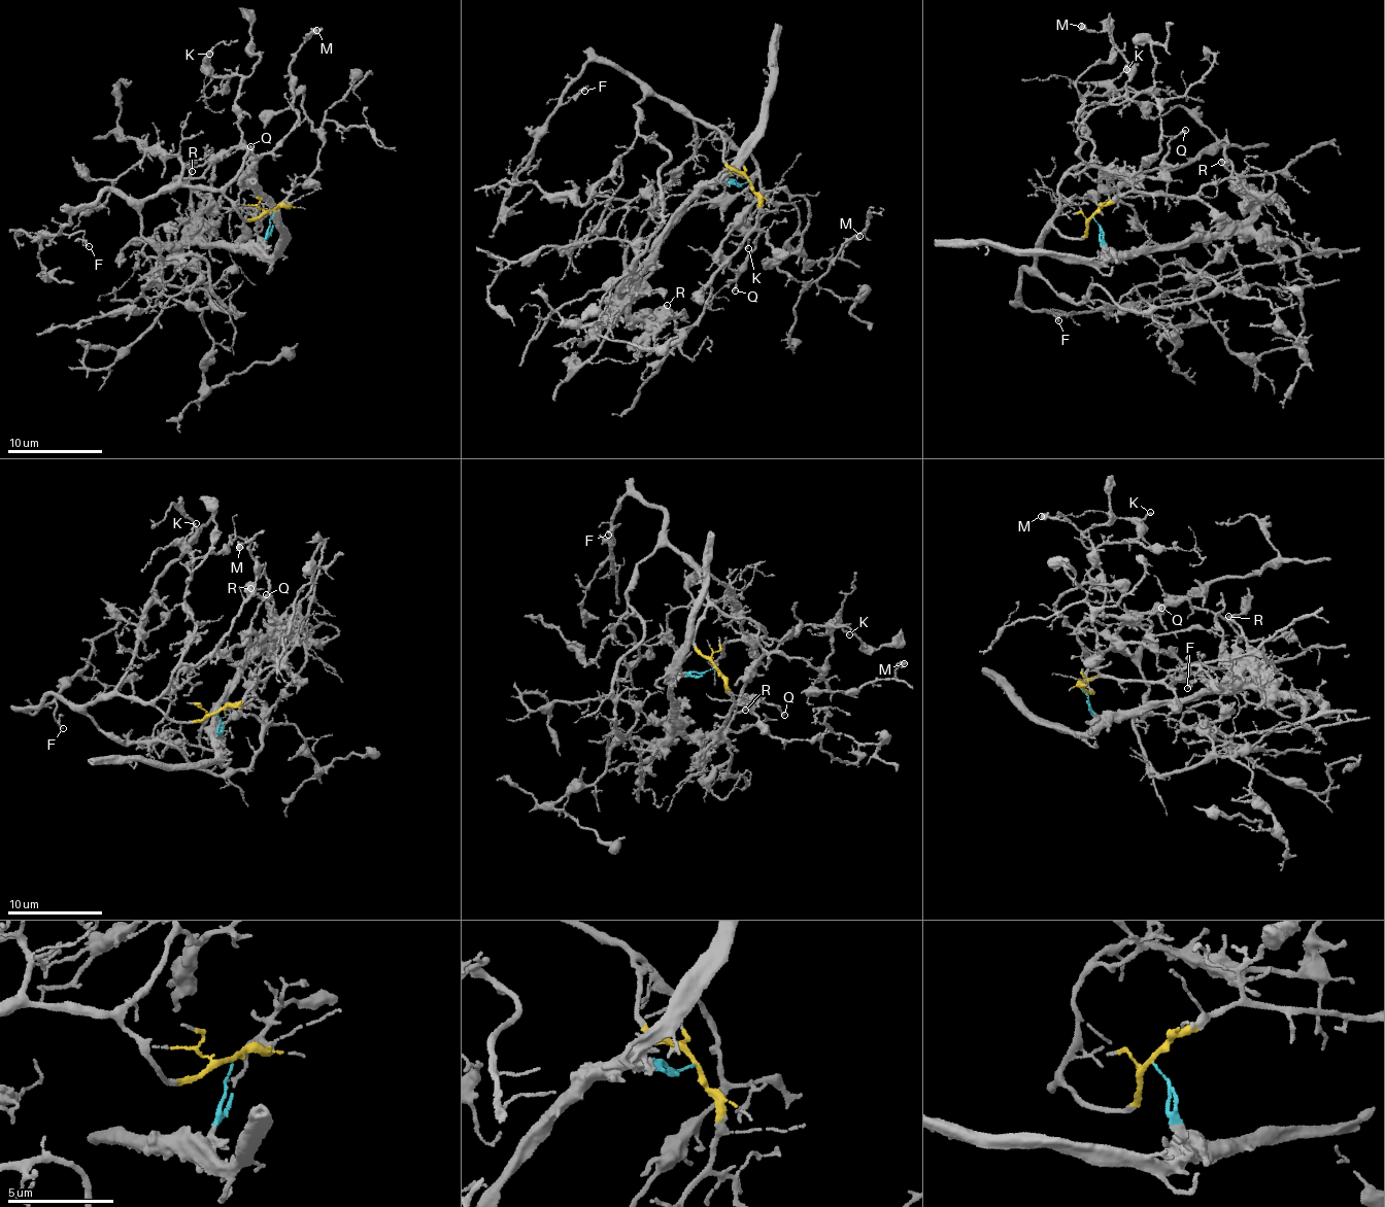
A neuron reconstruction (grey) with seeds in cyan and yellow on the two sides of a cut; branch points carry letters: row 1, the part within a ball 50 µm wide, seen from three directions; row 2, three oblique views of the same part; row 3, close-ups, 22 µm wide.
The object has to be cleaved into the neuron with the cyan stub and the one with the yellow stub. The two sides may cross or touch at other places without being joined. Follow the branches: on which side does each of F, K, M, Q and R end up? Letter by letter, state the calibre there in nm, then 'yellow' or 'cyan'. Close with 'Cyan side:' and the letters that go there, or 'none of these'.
F: calibre 130 nm; yellow
K: calibre 140 nm; yellow
M: calibre 360 nm; yellow
Q: calibre 170 nm; yellow
R: calibre 190 nm; cyan
Cyan side: R

